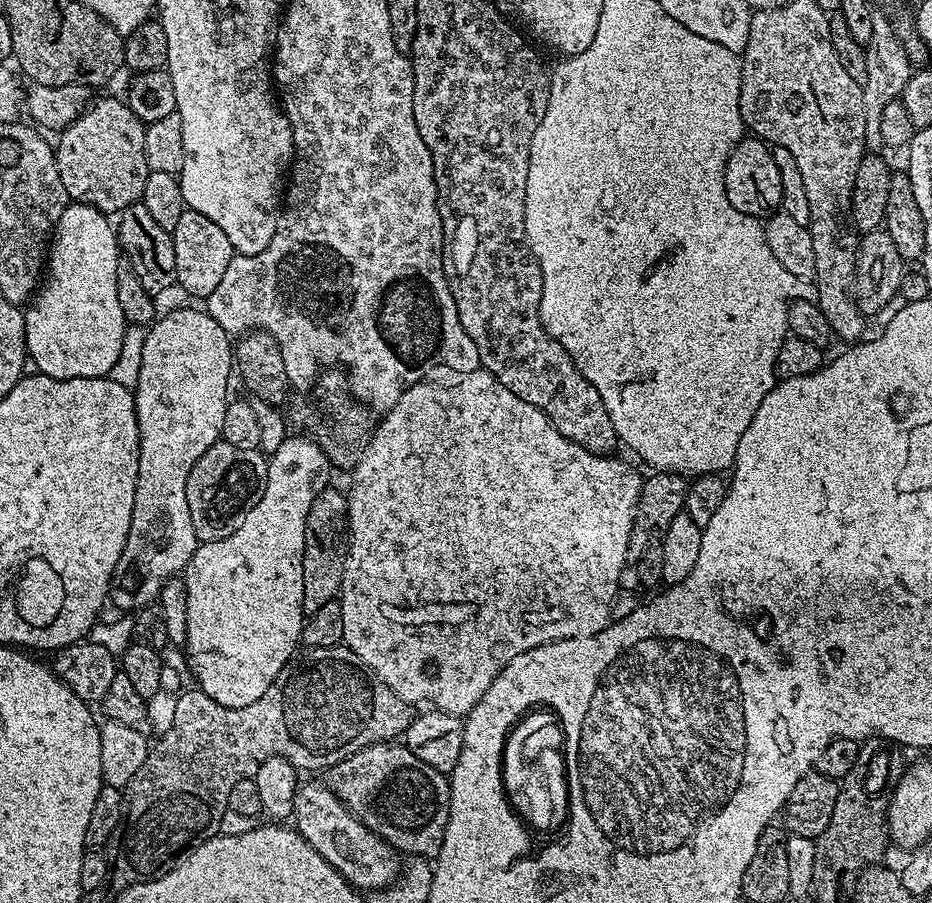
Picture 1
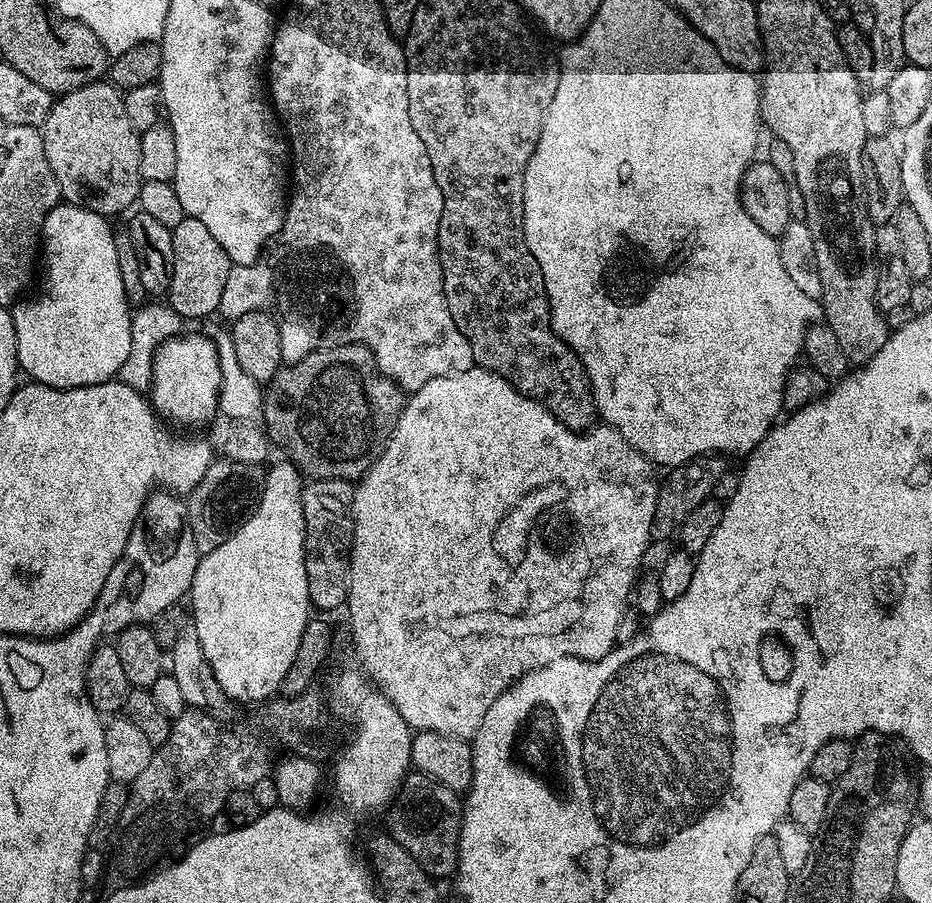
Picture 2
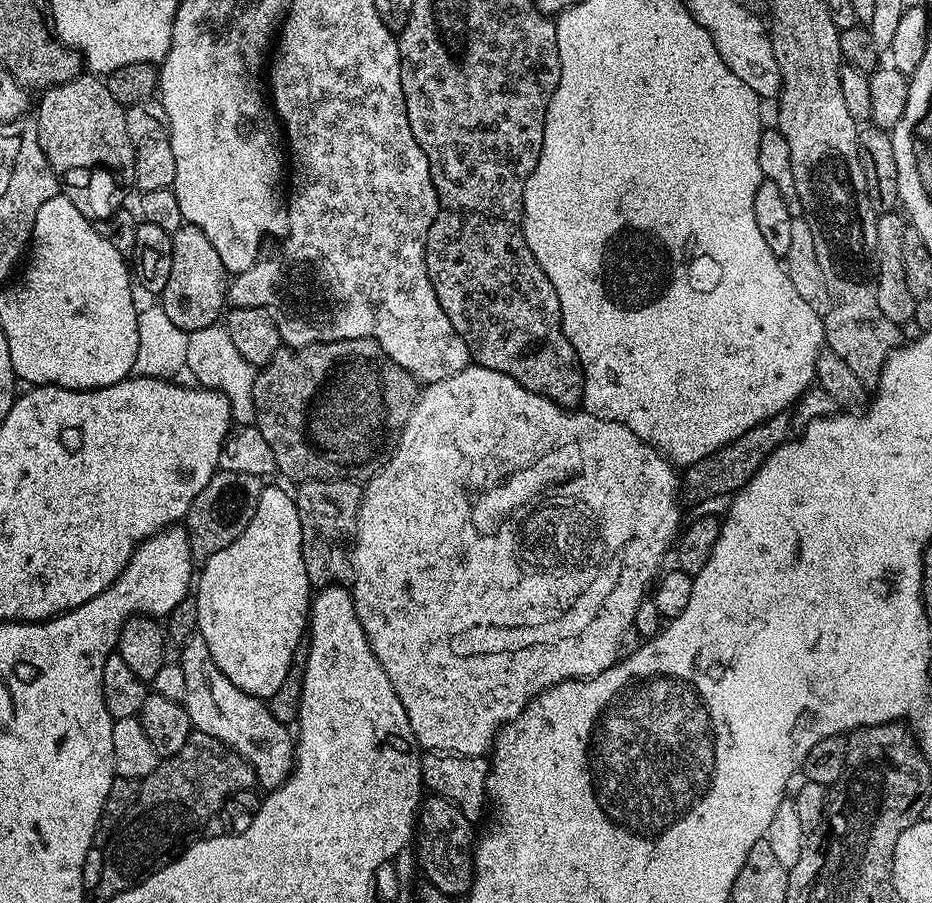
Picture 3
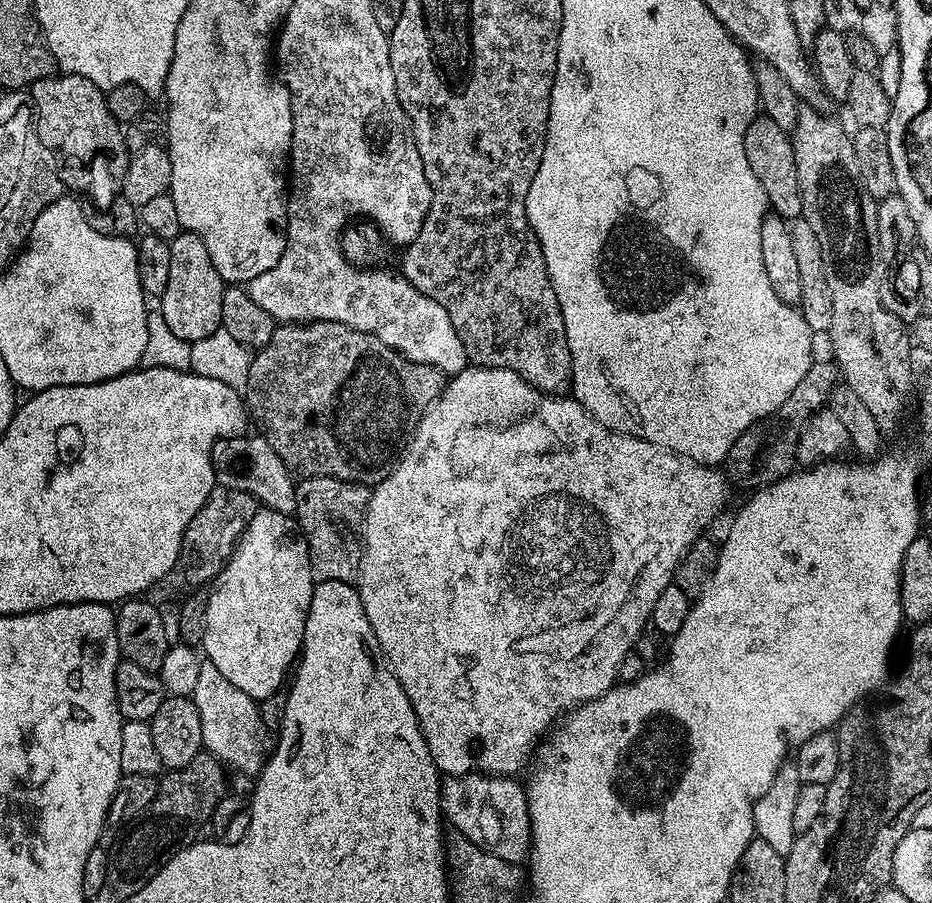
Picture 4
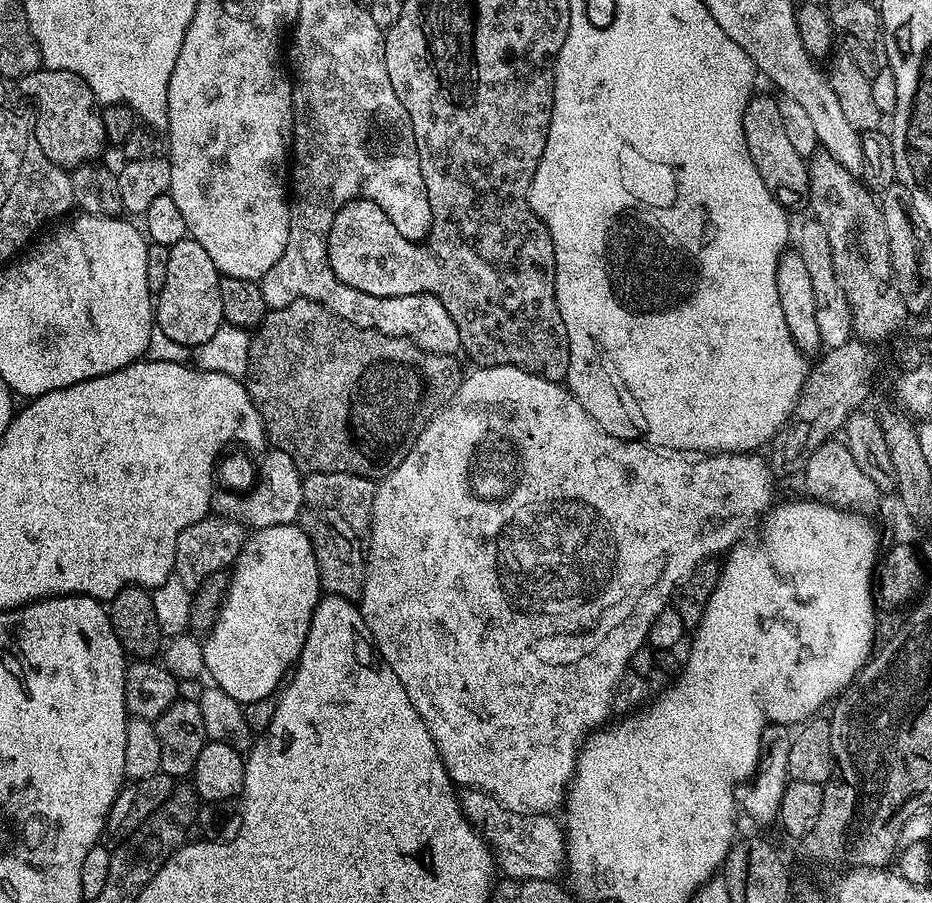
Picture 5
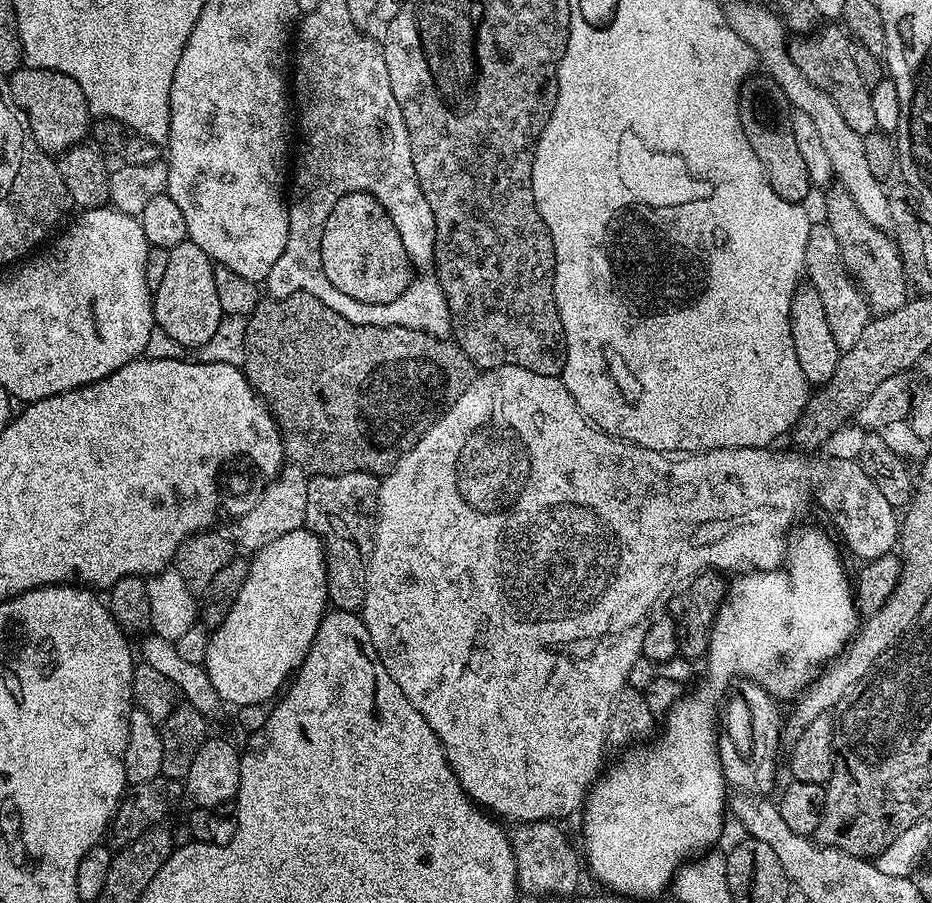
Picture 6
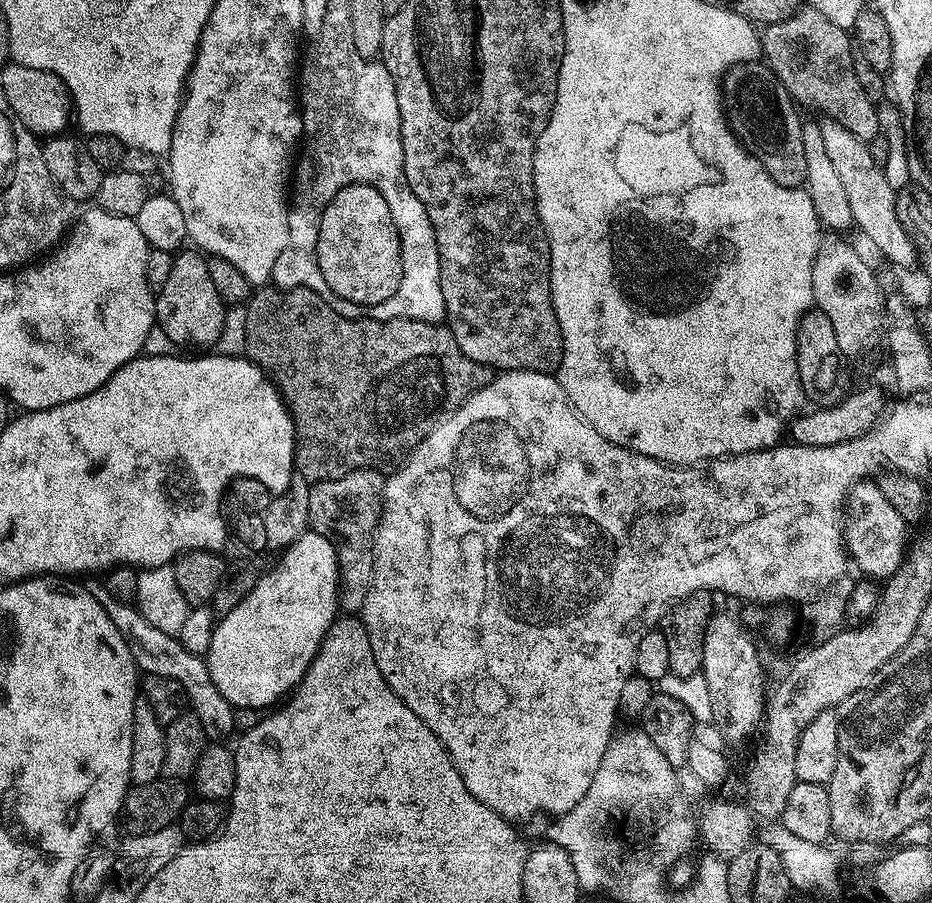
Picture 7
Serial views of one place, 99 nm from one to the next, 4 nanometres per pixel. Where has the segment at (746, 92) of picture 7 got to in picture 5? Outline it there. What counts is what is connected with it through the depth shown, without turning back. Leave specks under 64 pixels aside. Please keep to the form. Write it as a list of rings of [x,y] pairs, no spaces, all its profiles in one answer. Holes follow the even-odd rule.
[[[753,95],[744,111],[742,130],[746,138],[746,150],[750,150],[750,158],[754,166],[758,166],[758,174],[762,174],[762,182],[766,182],[766,190],[770,190],[785,212],[795,214],[805,211],[810,202],[809,161],[796,153],[793,144],[788,141],[782,123],[780,100],[772,96]]]

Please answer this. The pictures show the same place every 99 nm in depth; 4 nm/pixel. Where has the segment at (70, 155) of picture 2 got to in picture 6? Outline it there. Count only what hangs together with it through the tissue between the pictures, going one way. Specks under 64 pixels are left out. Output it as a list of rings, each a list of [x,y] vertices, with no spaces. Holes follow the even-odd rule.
[[[21,66],[7,77],[6,91],[26,117],[36,145],[49,154],[63,154],[81,143],[90,132],[90,113],[86,94],[74,78],[49,68]]]

